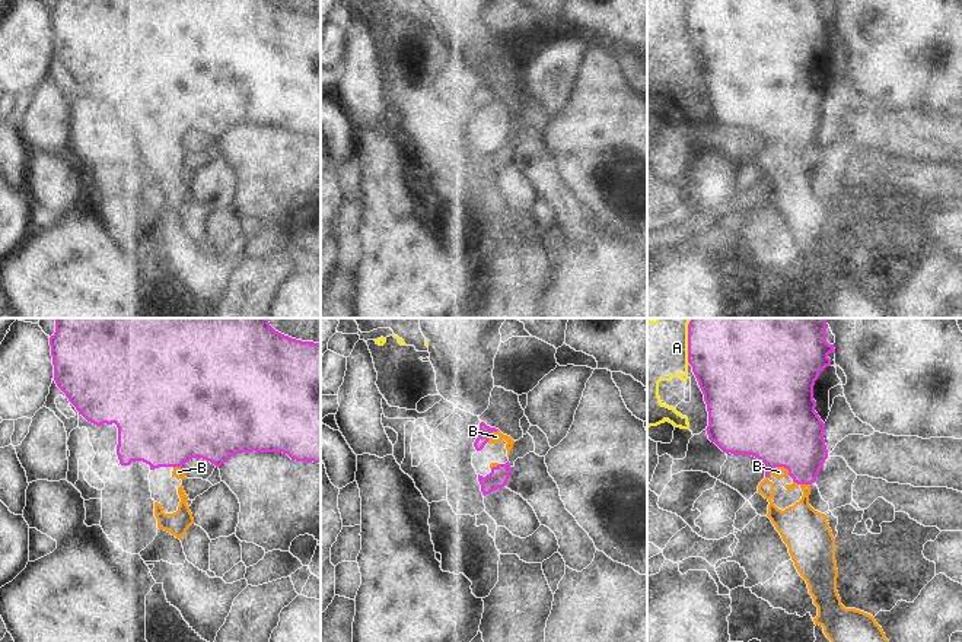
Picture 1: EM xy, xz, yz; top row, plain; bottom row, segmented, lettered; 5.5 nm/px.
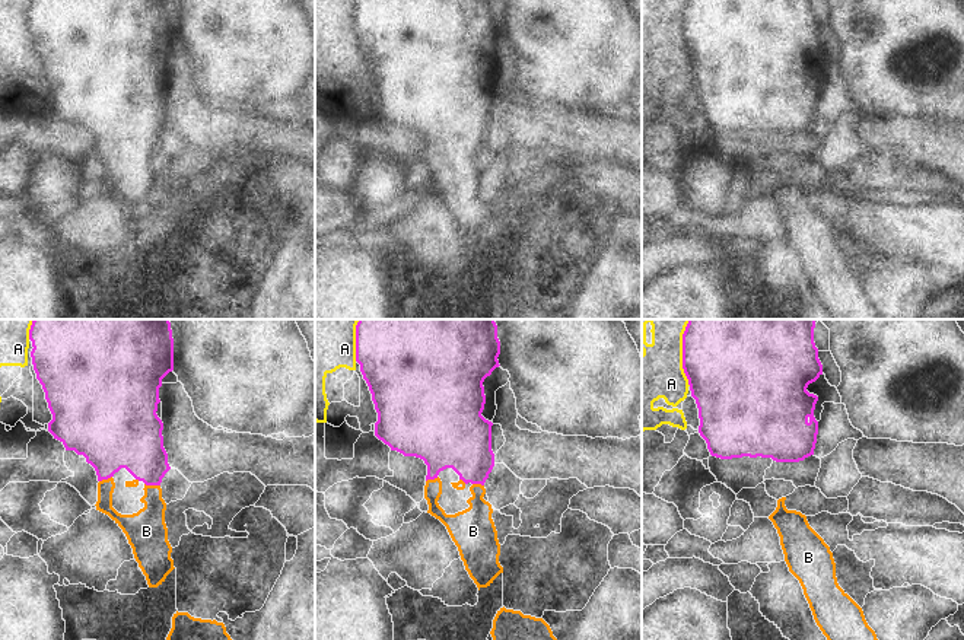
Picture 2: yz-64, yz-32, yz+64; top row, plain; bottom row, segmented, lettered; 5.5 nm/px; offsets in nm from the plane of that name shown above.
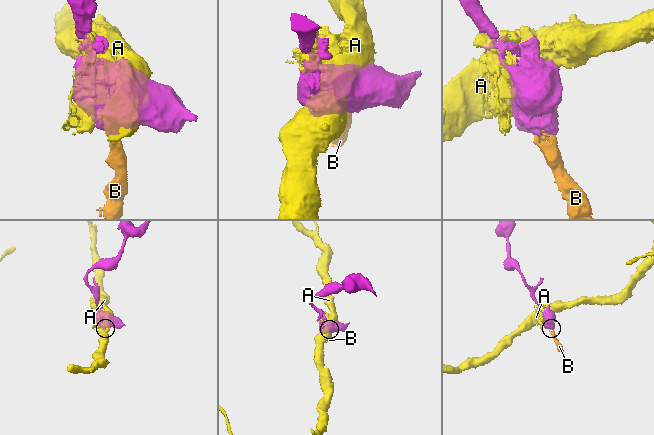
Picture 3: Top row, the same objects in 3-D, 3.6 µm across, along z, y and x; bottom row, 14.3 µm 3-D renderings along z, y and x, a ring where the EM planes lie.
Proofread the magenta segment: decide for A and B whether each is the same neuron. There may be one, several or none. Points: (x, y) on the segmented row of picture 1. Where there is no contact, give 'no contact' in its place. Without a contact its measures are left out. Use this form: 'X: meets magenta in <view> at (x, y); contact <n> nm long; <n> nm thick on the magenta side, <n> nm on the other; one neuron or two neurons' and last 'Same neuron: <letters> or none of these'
A: meets magenta in yz at (688, 340); contact 240 nm long; 500 nm thick on the magenta side, 360 nm on the other; two neurons
B: meets magenta in yz at (776, 466); contact 140 nm long; 460 nm thick on the magenta side, 60 nm on the other; one neuron
Same neuron: B

